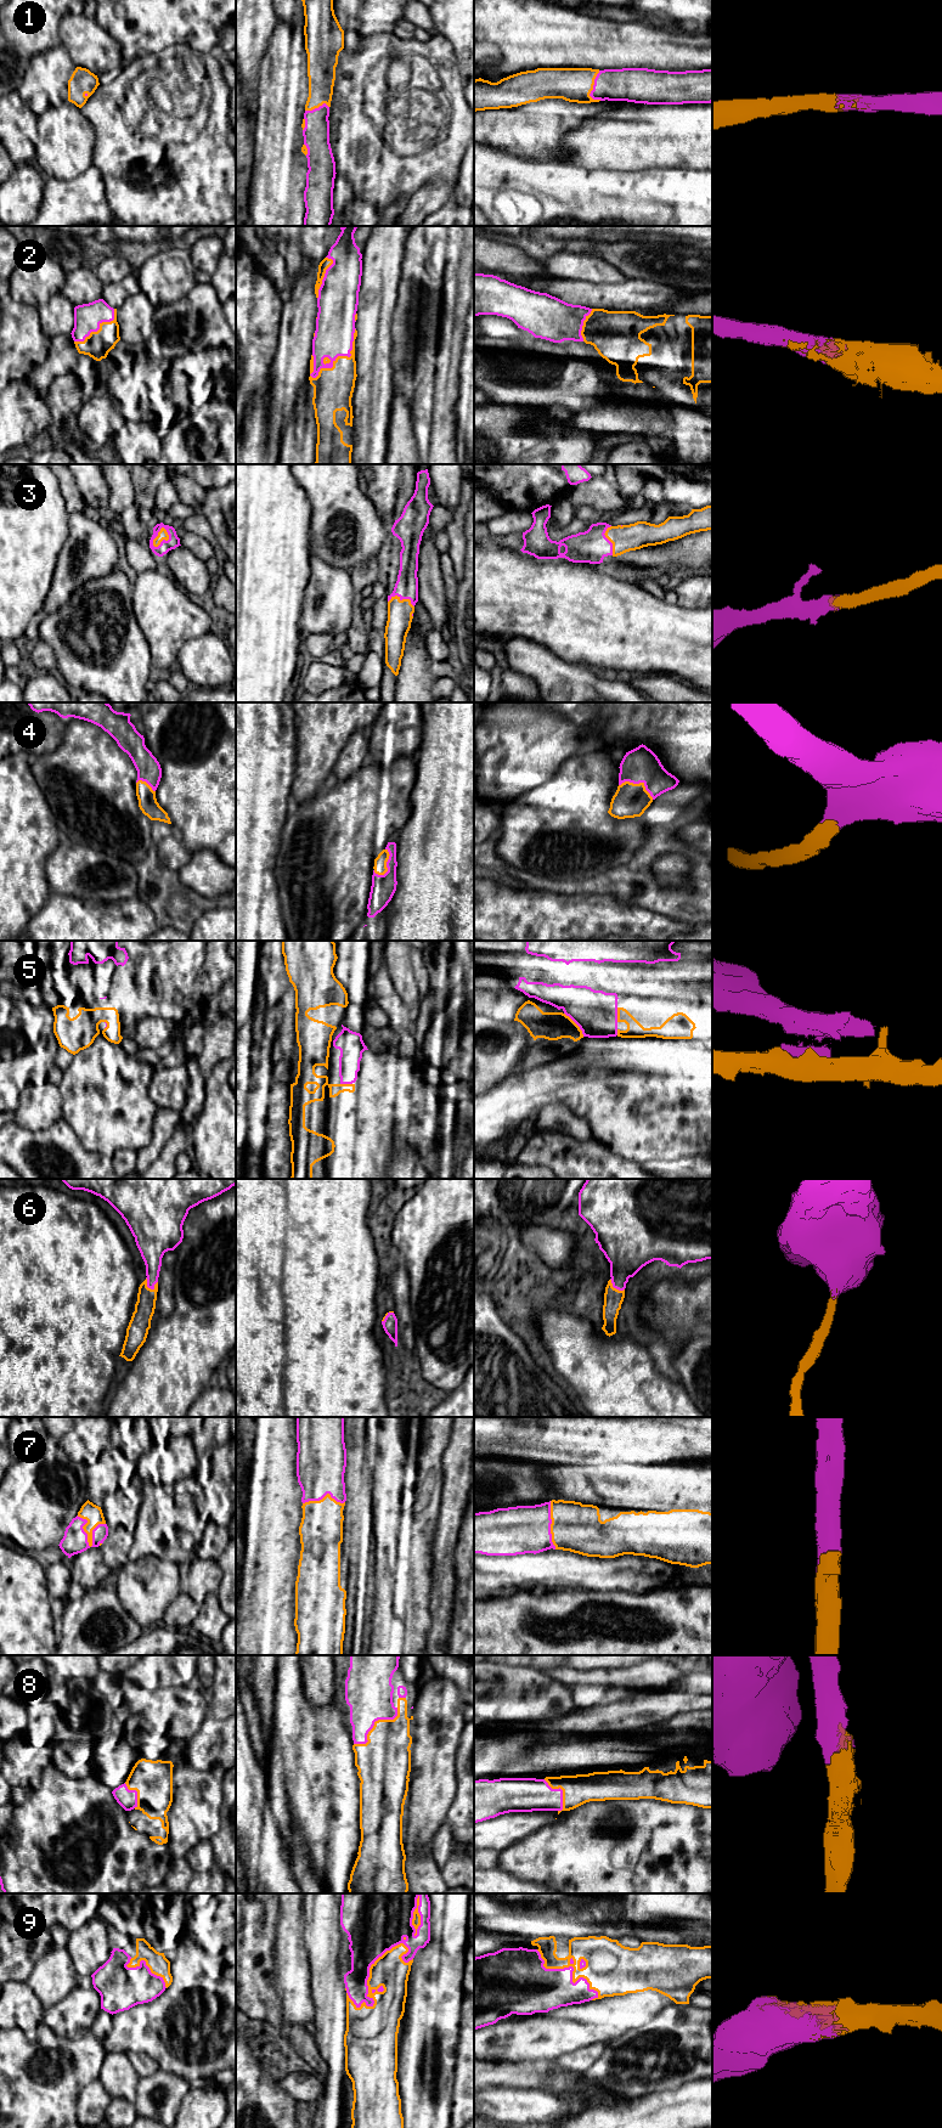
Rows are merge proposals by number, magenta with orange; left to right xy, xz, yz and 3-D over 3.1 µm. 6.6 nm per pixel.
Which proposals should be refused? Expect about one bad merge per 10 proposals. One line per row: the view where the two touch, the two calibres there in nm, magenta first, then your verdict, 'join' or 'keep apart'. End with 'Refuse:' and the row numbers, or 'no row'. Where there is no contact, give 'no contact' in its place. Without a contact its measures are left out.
1: contact in yz; calibres 220 and 220 nm; join
2: contact in xz; calibres 260 and 260 nm; join
3: contact in xy; calibres 80 and 60 nm; join
4: contact in yz; calibres 240 and 220 nm; join
5: contact in yz; calibres 280 and 190 nm; keep apart
6: contact in xy; calibres 170 and 130 nm; join
7: contact in xy; calibres 160 and 120 nm; join
8: contact in xz; calibres 320 and 340 nm; join
9: contact in xz; calibres 280 and 220 nm; join
Refuse: 5

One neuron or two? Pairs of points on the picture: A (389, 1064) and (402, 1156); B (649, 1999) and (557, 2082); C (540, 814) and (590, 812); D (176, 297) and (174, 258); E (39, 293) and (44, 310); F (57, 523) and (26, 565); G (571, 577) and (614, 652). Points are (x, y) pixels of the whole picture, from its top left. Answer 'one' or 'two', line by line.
A: two
B: two
C: one
D: one
E: two
F: one
G: one

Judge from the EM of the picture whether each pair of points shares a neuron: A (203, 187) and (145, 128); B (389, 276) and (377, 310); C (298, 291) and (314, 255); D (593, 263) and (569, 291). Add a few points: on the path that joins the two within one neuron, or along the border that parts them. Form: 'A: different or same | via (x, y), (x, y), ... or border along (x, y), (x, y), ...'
A: same | via (187, 171), (168, 152), (168, 146), (161, 144)
B: same | via (381, 284), (377, 302)
C: different | border along (306, 261), (317, 265)
D: different | border along (553, 276), (607, 283)

